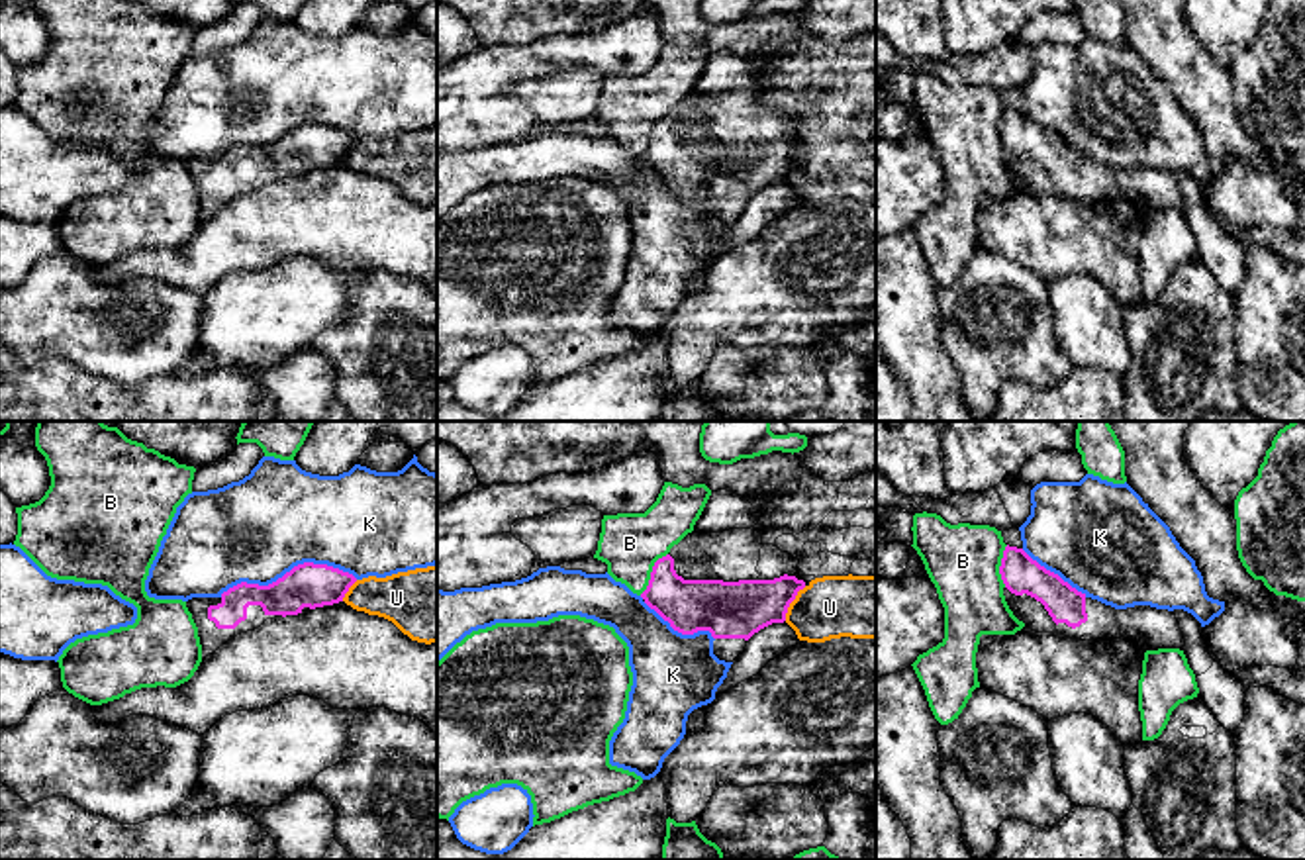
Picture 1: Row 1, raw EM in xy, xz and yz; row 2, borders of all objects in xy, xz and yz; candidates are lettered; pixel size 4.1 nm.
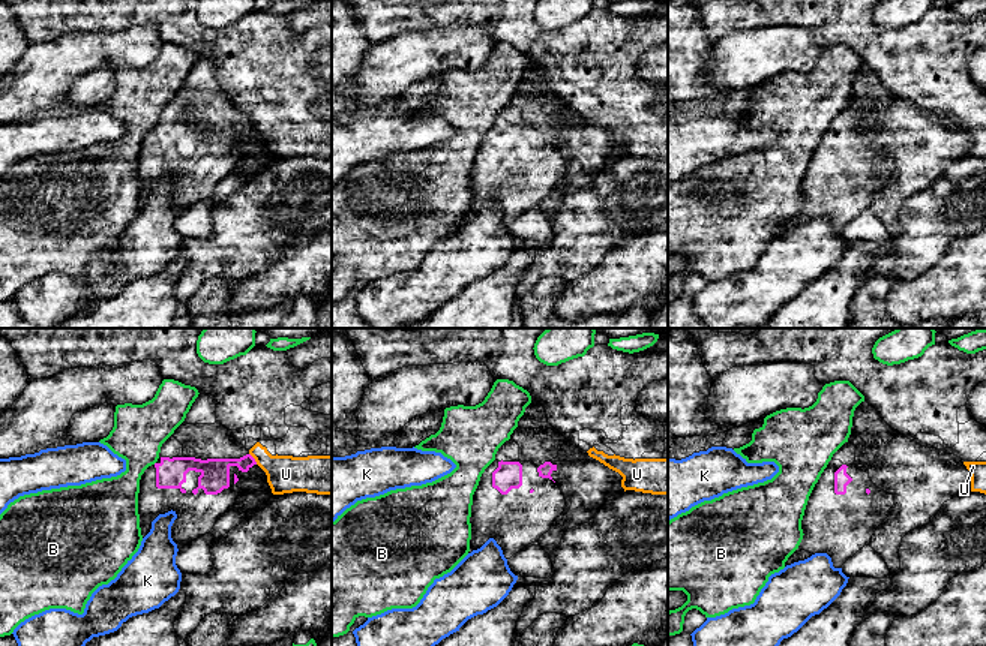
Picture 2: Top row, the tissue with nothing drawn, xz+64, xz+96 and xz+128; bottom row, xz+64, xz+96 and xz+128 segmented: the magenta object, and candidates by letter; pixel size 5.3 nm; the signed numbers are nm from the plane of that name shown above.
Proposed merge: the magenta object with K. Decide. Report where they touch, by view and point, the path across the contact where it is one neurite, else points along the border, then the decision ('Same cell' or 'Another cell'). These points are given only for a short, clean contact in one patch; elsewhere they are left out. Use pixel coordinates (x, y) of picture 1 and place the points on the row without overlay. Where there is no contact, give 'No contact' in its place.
Touches magenta at xy (290, 132). Another cell

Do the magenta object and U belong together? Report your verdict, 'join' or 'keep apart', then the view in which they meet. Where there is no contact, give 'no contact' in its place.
keep apart | xz

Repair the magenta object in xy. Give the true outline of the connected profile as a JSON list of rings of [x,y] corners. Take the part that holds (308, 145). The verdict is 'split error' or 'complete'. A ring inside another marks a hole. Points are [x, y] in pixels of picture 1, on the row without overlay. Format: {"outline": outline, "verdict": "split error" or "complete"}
{"outline": [[[304,123],[268,147],[241,143],[219,159],[192,159],[188,172],[198,188],[202,221],[233,198],[266,180],[298,176],[343,163],[357,139],[327,125]]], "verdict": "split error"}

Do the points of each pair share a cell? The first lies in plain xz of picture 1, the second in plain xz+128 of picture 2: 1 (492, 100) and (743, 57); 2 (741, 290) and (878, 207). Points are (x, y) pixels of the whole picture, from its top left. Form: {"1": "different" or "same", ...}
{"1": "same", "2": "different"}

